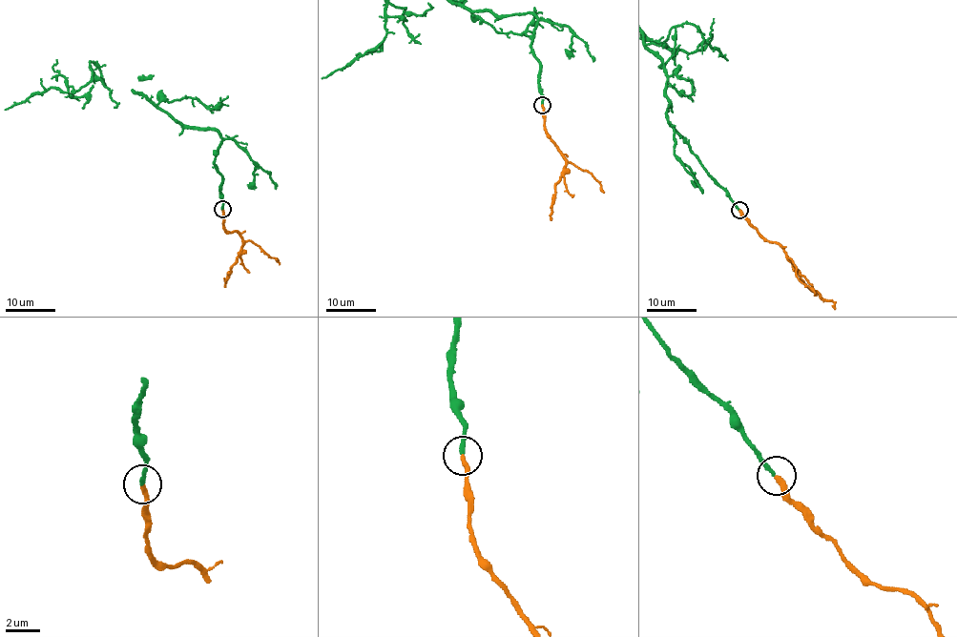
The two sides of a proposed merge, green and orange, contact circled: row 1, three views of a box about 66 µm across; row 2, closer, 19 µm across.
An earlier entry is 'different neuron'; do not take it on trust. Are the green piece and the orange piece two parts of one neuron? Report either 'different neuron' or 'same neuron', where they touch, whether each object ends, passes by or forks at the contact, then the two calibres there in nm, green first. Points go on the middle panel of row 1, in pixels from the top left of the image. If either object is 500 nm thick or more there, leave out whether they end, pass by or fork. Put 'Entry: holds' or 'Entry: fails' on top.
Entry: fails
same neuron; at (542, 105); green ends there; orange ends there; 240 nm thick on the green side, 280 nm on the other

